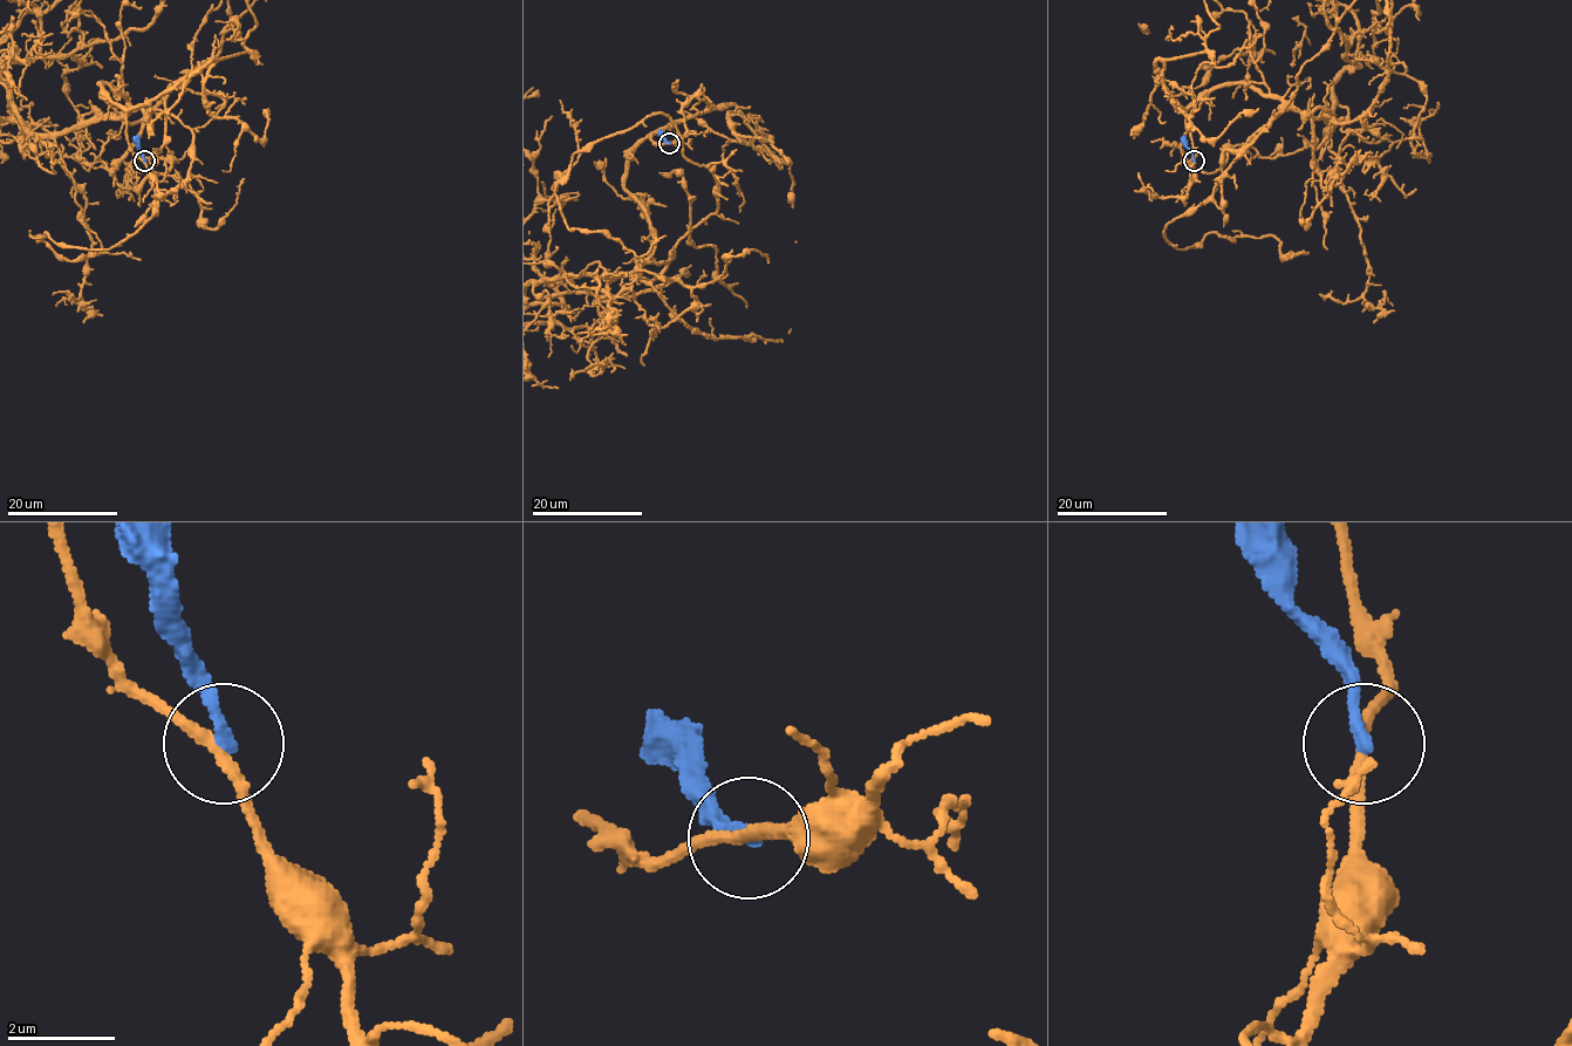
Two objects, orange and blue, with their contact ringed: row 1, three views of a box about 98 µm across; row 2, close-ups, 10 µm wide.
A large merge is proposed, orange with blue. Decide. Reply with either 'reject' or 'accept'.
reject

